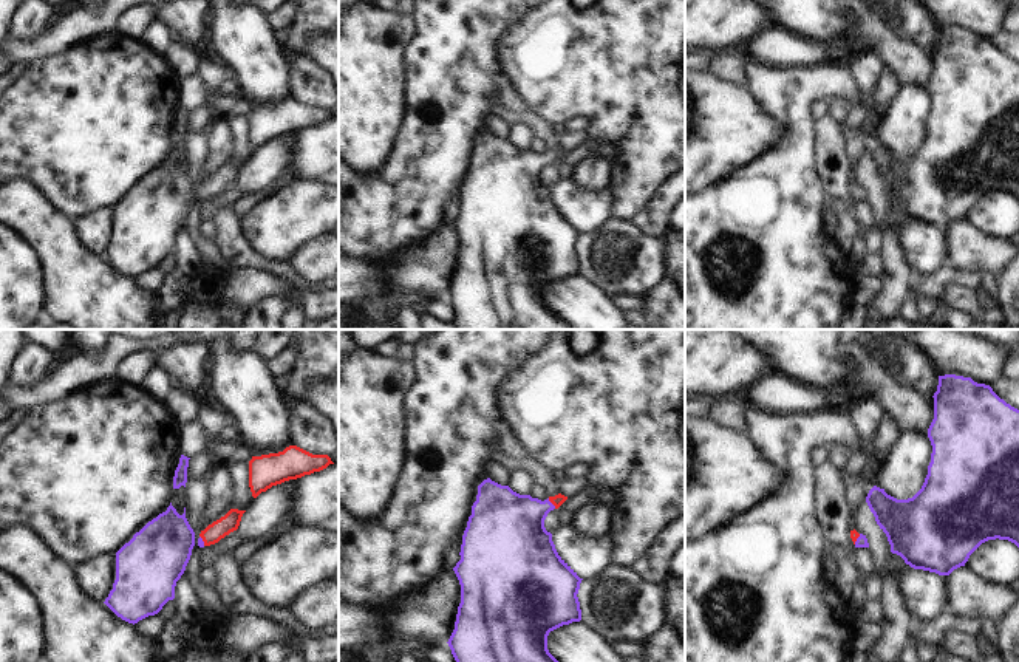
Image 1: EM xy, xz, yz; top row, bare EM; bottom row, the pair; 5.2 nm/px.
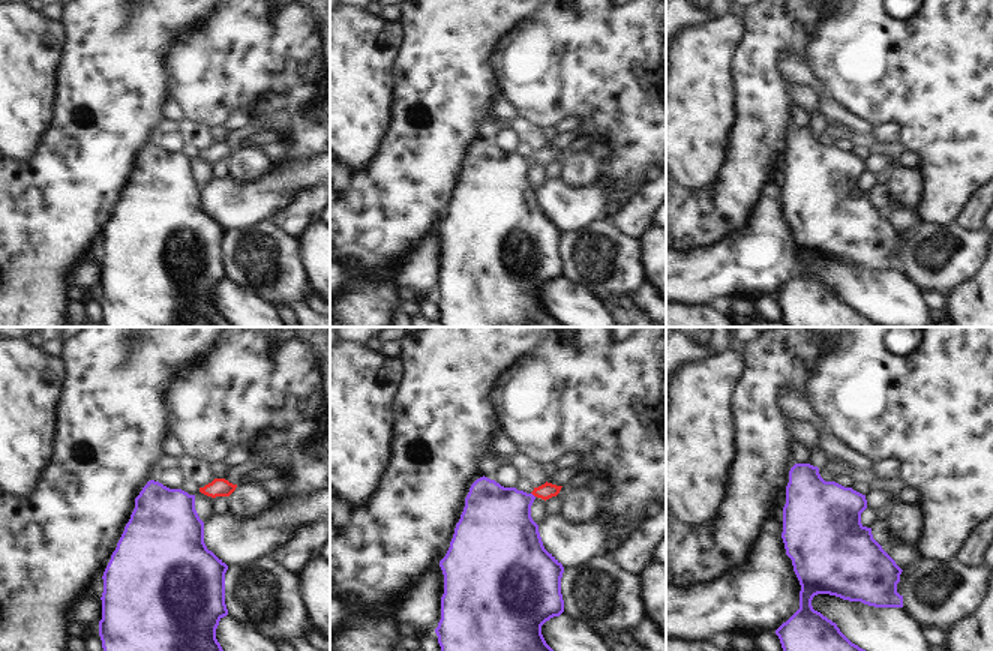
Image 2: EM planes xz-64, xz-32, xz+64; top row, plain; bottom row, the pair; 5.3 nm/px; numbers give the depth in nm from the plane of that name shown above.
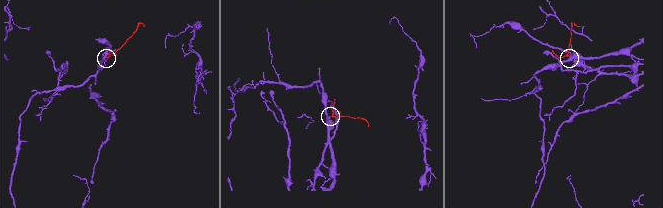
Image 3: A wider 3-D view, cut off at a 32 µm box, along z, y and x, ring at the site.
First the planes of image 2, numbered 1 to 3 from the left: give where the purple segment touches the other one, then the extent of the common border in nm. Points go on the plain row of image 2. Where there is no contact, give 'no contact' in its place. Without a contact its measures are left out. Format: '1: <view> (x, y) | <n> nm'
1: no contact
2: xz-32 (533, 158) | 40 nm
3: no contact

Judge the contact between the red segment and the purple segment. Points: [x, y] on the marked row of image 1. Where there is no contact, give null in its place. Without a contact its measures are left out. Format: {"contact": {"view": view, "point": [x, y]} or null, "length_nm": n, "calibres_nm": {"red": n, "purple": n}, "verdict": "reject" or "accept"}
{"contact": {"view": "xz", "point": [551, 501]}, "length_nm": 70, "calibres_nm": {"red": 60, "purple": 360}, "verdict": "accept"}

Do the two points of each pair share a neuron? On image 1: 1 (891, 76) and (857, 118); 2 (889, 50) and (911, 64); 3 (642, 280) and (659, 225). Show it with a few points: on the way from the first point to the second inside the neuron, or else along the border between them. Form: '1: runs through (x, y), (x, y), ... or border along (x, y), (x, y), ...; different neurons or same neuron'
1: runs through (888, 87), (868, 109); same neuron
2: runs through (894, 51), (906, 59); same neuron
3: border along (633, 221), (645, 231), (664, 237); different neurons

